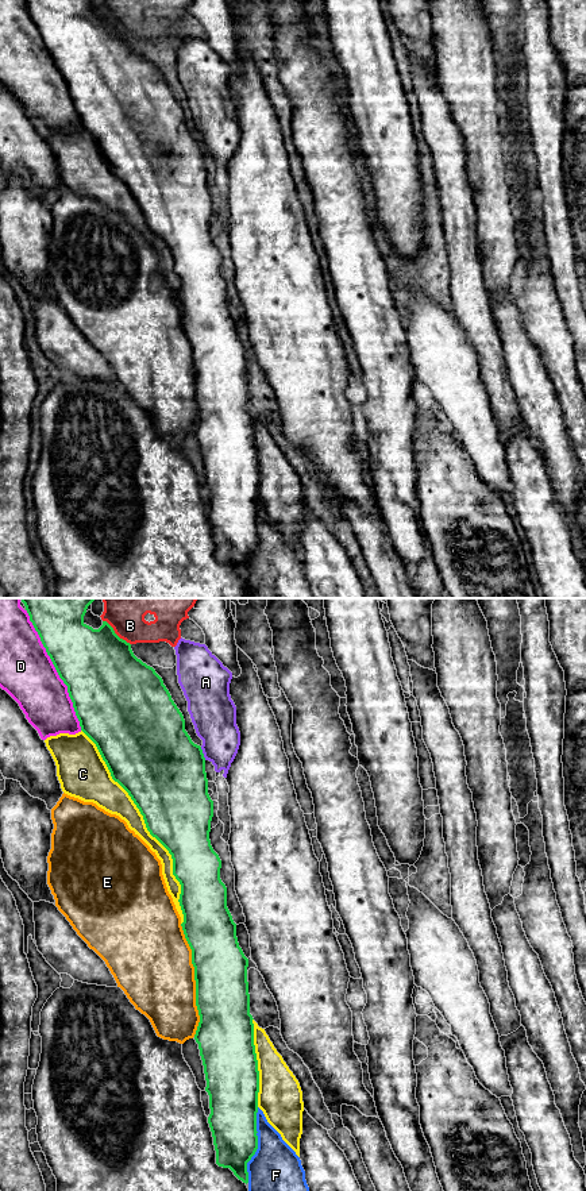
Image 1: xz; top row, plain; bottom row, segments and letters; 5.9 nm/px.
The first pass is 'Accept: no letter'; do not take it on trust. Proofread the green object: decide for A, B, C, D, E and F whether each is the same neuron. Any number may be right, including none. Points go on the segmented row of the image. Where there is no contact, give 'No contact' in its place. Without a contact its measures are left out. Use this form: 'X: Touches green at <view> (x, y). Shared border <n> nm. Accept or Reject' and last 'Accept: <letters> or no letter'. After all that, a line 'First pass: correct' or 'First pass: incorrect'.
A: Touches green at xz (203, 754). Shared border 90 nm. Reject
B: Touches green at xz (115, 633). Shared border 220 nm. Reject
C: Touches green at xz (146, 827). Shared border 1300 nm. Reject
D: Touches green at xz (56, 669). Shared border 800 nm. Reject
E: Touches green at xz (195, 979). Shared border 700 nm. Reject
F: Touches green at xz (257, 1145). Shared border 460 nm. Reject
Accept: no letter
First pass: correct

